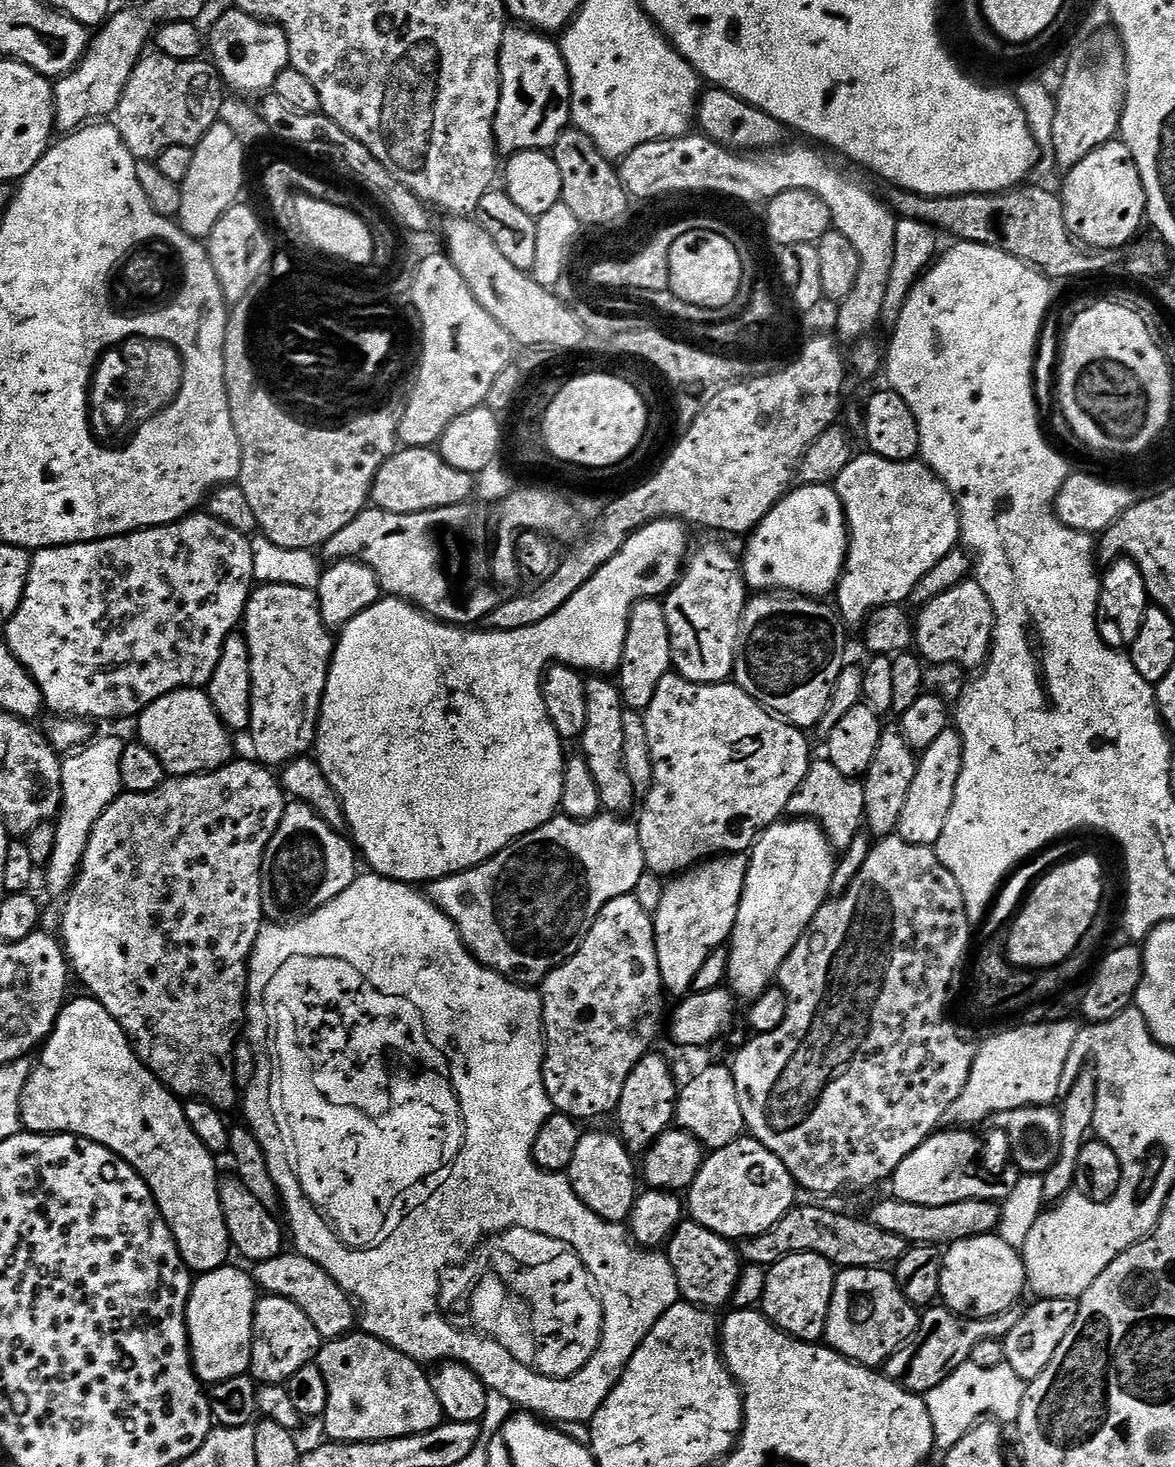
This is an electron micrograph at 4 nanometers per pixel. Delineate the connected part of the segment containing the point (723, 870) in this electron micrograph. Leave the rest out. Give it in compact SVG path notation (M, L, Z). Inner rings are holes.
M742 852L721 854L681 872L665 887L662 906L654 913L658 970L669 993L683 998L692 992L694 974L715 948L727 945L738 918L749 857Z

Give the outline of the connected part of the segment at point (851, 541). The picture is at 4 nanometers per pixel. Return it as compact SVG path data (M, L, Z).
M871 454L853 455L852 461L838 474L834 485L838 498L844 503L844 517L848 520L848 557L844 573L836 583L835 607L845 625L863 625L872 613L887 604L904 604L918 586L918 582L946 554L957 551L961 543L960 512L951 490L919 459L894 462Z

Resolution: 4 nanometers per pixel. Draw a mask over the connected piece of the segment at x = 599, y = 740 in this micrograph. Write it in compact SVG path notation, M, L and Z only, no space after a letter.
M596 674L586 683L586 730L578 741L590 770L594 773L594 783L598 786L598 798L602 798L602 809L608 814L628 814L638 804L634 786L630 786L630 774L626 774L624 751L626 734L622 730L622 718L626 711L619 683Z

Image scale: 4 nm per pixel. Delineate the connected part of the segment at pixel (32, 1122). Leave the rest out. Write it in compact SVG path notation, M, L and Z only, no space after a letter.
M83 998L84 1000L69 999L65 1003L63 1010L60 1011L60 1017L56 1020L56 1025L52 1027L52 1032L44 1041L39 1049L39 1062L33 1067L29 1080L26 1082L25 1089L22 1090L20 1122L27 1131L39 1132L41 1134L71 1134L81 1136L95 1144L106 1146L115 1154L124 1159L131 1168L140 1173L140 1177L148 1183L148 1188L152 1191L152 1197L156 1200L156 1205L160 1207L160 1213L164 1216L164 1221L170 1226L172 1236L176 1240L176 1245L180 1251L180 1257L184 1259L184 1265L193 1273L203 1274L213 1272L219 1268L225 1267L229 1263L228 1252L230 1253L230 1241L228 1239L228 1231L226 1230L226 1218L222 1214L222 1206L220 1205L220 1195L218 1194L218 1171L216 1172L217 1157L208 1151L208 1147L200 1141L198 1134L194 1134L194 1130L190 1126L190 1122L186 1122L186 1114L184 1113L184 1104L178 1099L173 1092L168 1091L160 1079L148 1069L145 1064L136 1057L136 1051L132 1048L132 1044L128 1041L128 1035L122 1030L122 1026L107 1012L107 1010L91 998Z

